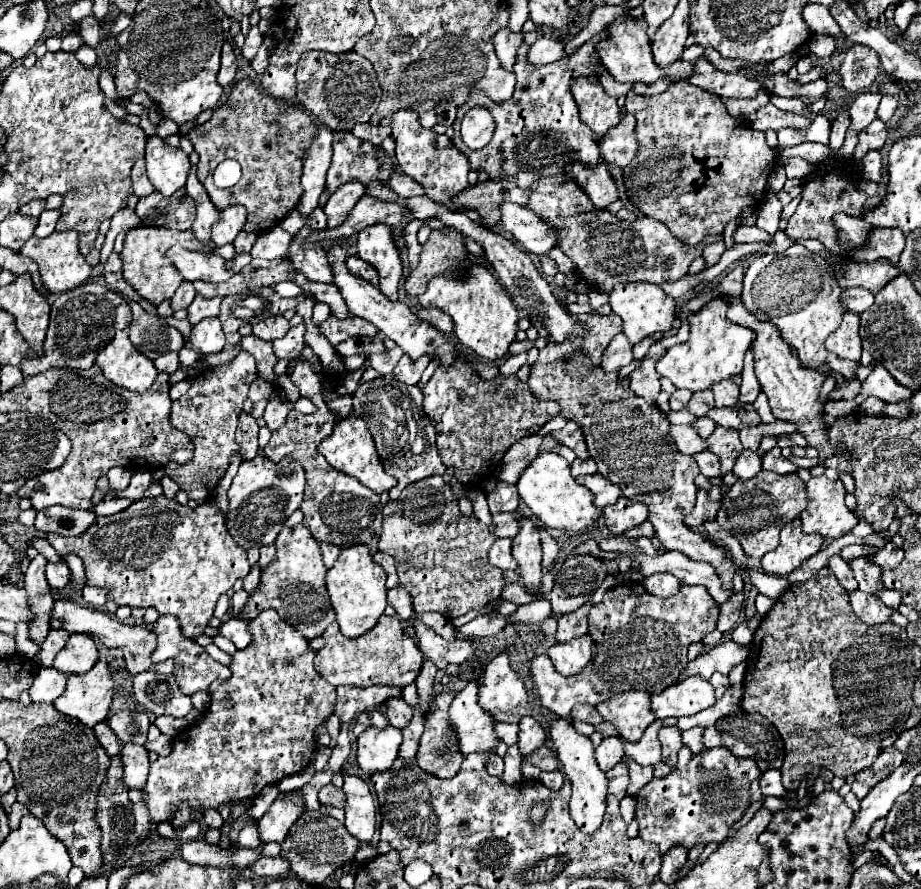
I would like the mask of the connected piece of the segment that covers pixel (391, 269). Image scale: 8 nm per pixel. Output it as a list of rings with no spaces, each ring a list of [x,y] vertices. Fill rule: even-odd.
[[[377,224],[361,230],[357,238],[357,250],[357,256],[375,266],[379,272],[379,290],[395,302],[403,266],[391,236],[391,228],[387,224]]]

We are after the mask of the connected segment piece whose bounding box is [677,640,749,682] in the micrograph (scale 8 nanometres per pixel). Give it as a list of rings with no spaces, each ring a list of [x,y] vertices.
[[[733,640],[719,642],[717,646],[707,648],[693,662],[689,662],[685,666],[685,670],[681,672],[681,678],[677,682],[683,682],[689,676],[701,676],[701,678],[709,680],[713,672],[729,674],[731,668],[735,668],[741,662],[745,662],[747,652],[749,652],[747,646],[739,646]]]

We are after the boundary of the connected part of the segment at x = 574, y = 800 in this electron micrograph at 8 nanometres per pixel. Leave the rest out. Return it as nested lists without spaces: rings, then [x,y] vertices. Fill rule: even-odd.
[[[565,720],[551,722],[551,742],[555,748],[555,754],[561,762],[561,772],[571,780],[573,784],[573,796],[571,796],[571,818],[579,826],[581,832],[593,834],[599,830],[605,814],[605,796],[607,796],[607,778],[605,772],[597,766],[595,760],[595,748],[587,736],[581,736],[575,732],[575,728]]]

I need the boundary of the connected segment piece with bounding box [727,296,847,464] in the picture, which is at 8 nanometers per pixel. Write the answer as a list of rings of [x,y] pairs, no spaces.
[[[727,296],[729,300],[729,310],[727,310],[727,318],[739,326],[745,326],[745,328],[751,328],[757,338],[755,338],[755,376],[757,380],[761,382],[761,388],[763,392],[767,394],[769,398],[769,406],[771,406],[771,412],[777,420],[783,420],[783,422],[791,422],[797,426],[799,434],[805,436],[805,440],[809,442],[809,446],[817,448],[819,452],[819,464],[823,464],[829,456],[835,456],[835,454],[845,454],[847,452],[847,446],[833,446],[829,442],[829,436],[827,436],[827,426],[823,422],[823,400],[821,400],[821,386],[827,378],[827,374],[821,374],[817,370],[805,370],[799,366],[799,360],[797,356],[793,356],[789,344],[785,340],[781,340],[777,328],[769,322],[761,322],[757,320],[749,310],[745,310],[745,304],[741,302],[741,298],[735,298],[735,296]]]

